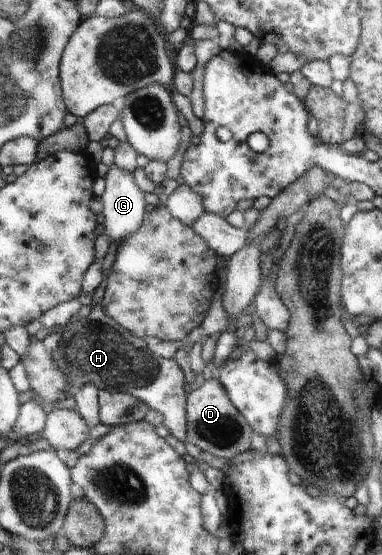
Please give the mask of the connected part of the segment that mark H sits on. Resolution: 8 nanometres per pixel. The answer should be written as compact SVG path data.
M101 306L90 310L88 316L70 321L62 332L63 340L52 351L52 357L57 367L67 376L71 392L84 387L86 383L94 383L99 390L128 393L162 414L163 425L174 438L180 442L188 438L188 394L185 390L189 387L175 358L165 359L150 351L144 339L122 328Z

